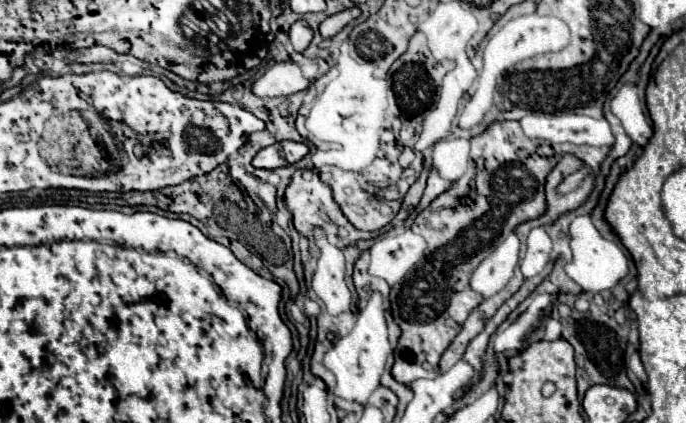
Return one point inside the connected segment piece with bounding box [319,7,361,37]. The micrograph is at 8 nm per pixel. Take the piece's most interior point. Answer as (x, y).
(332, 25)

